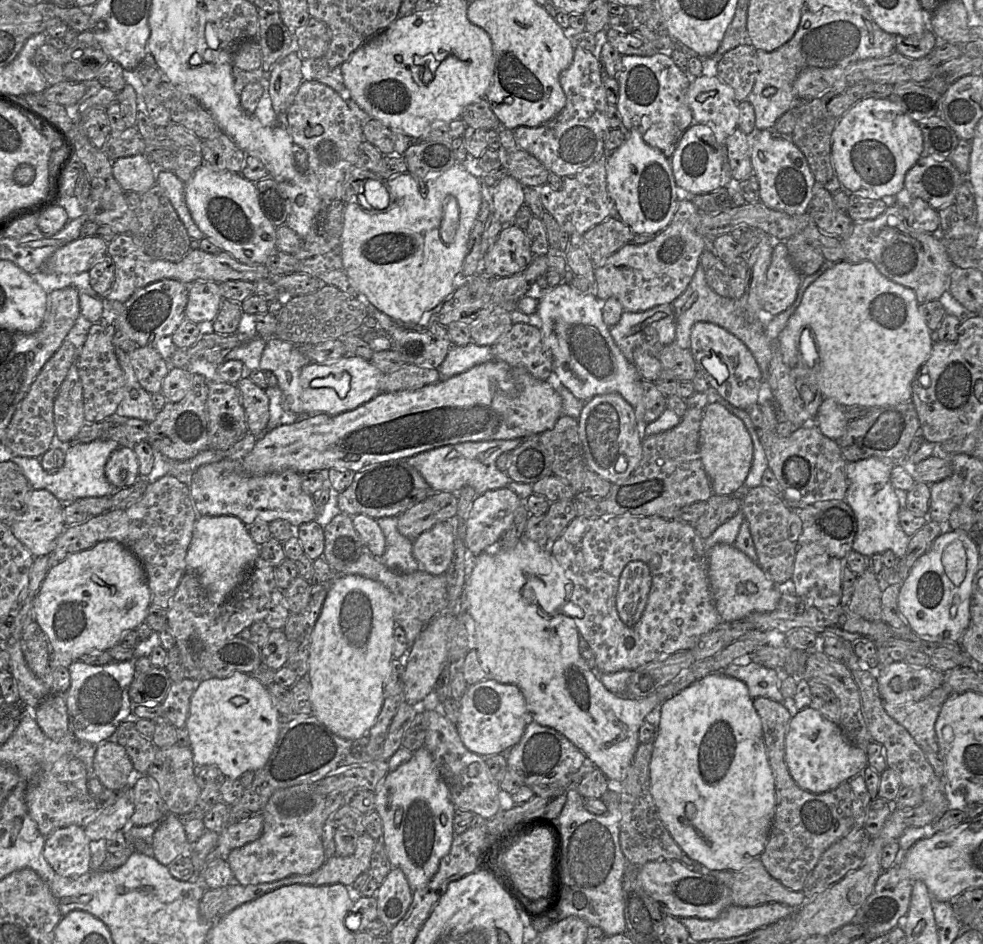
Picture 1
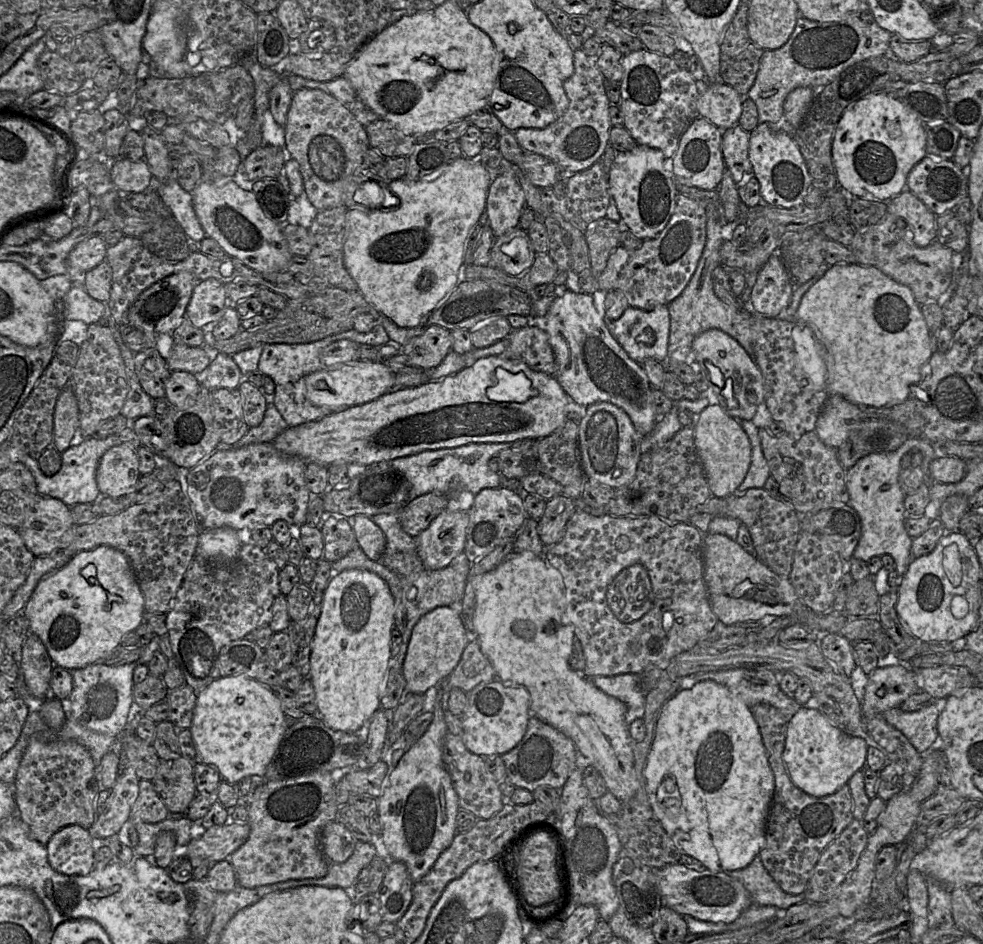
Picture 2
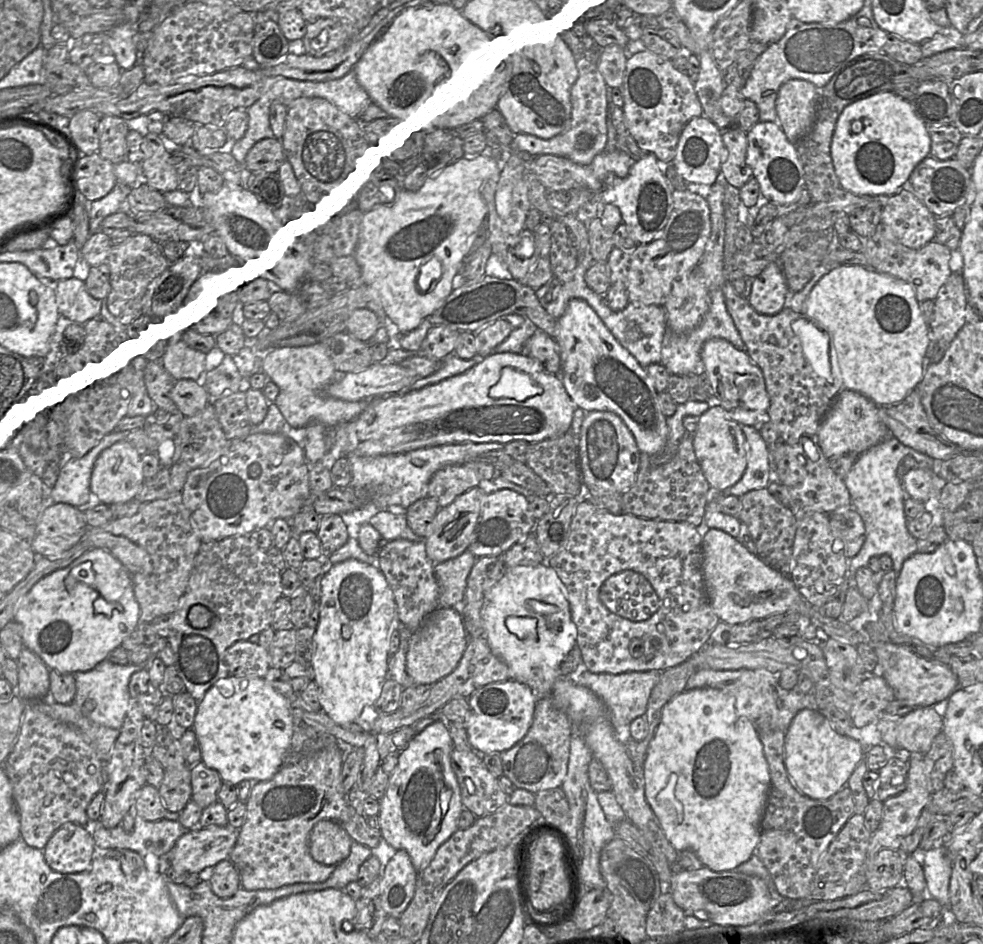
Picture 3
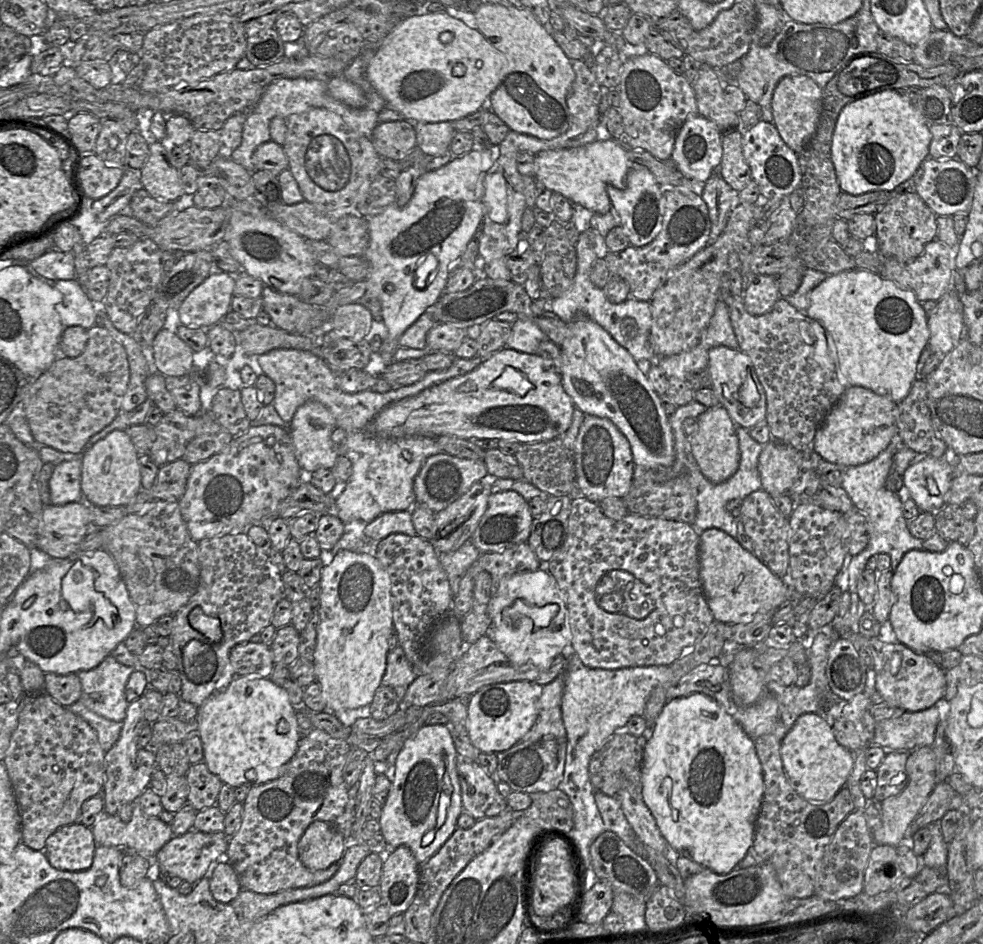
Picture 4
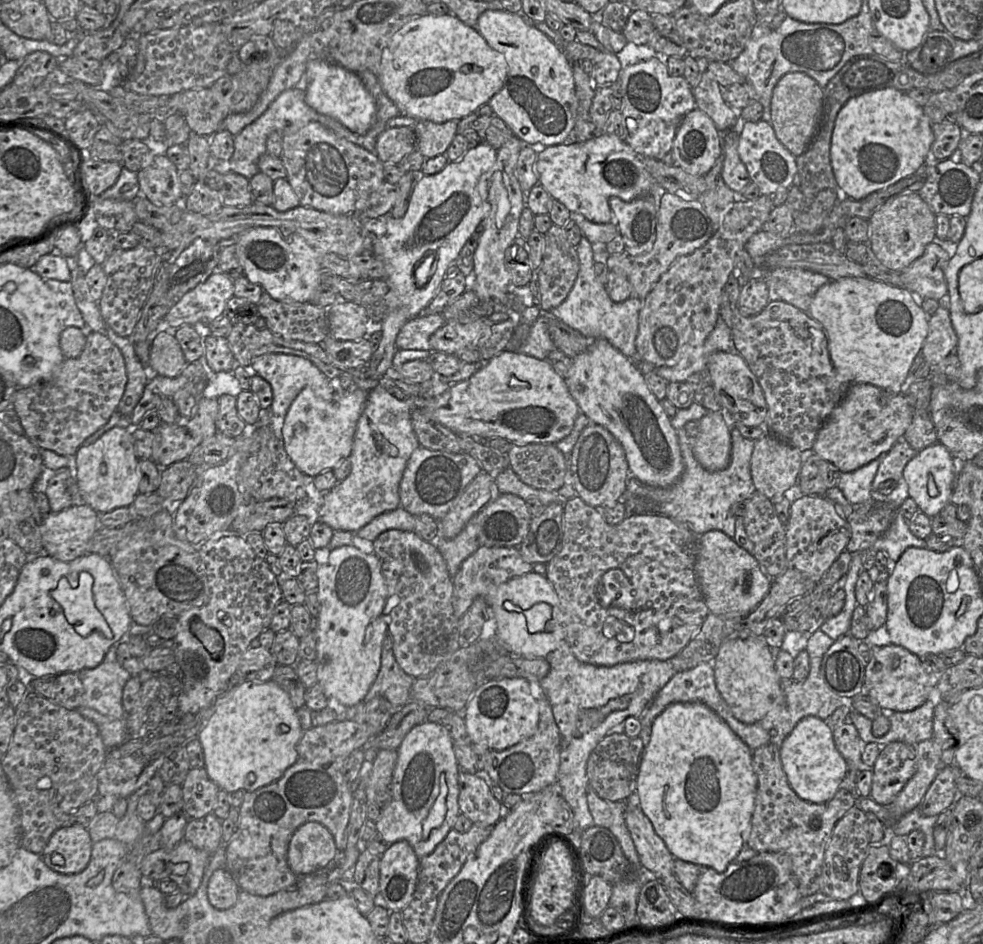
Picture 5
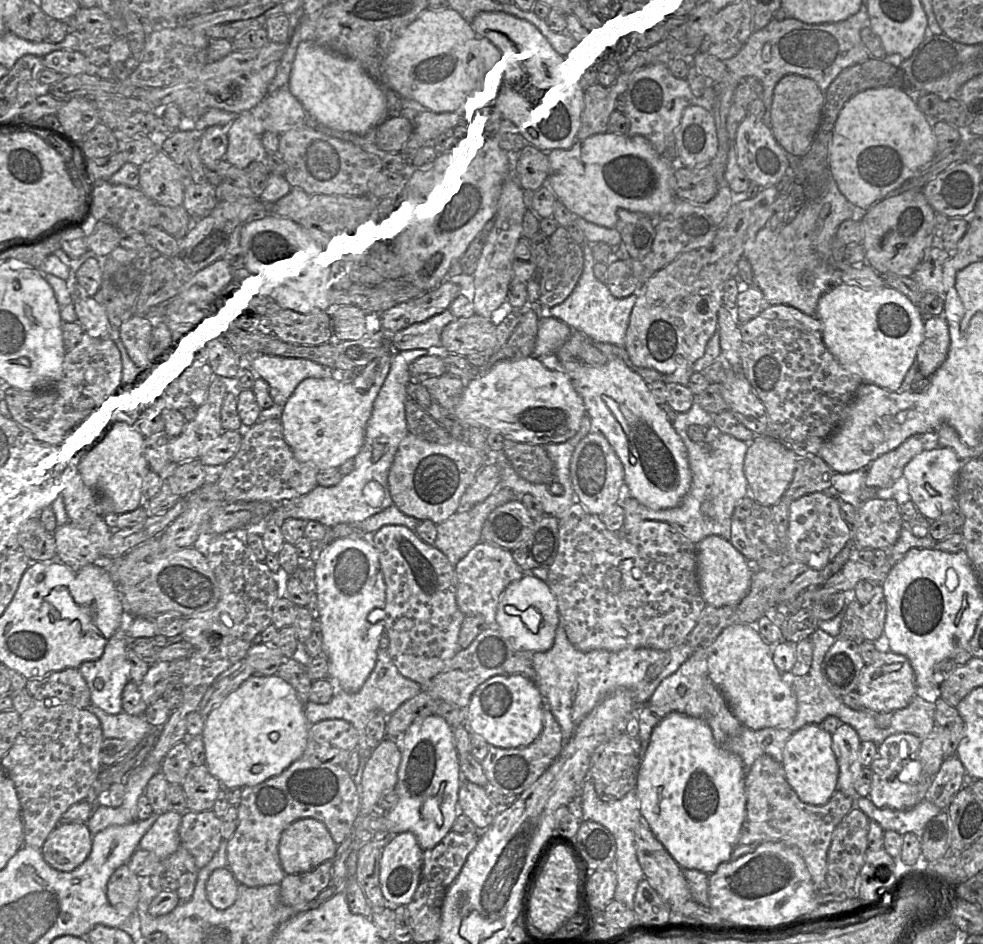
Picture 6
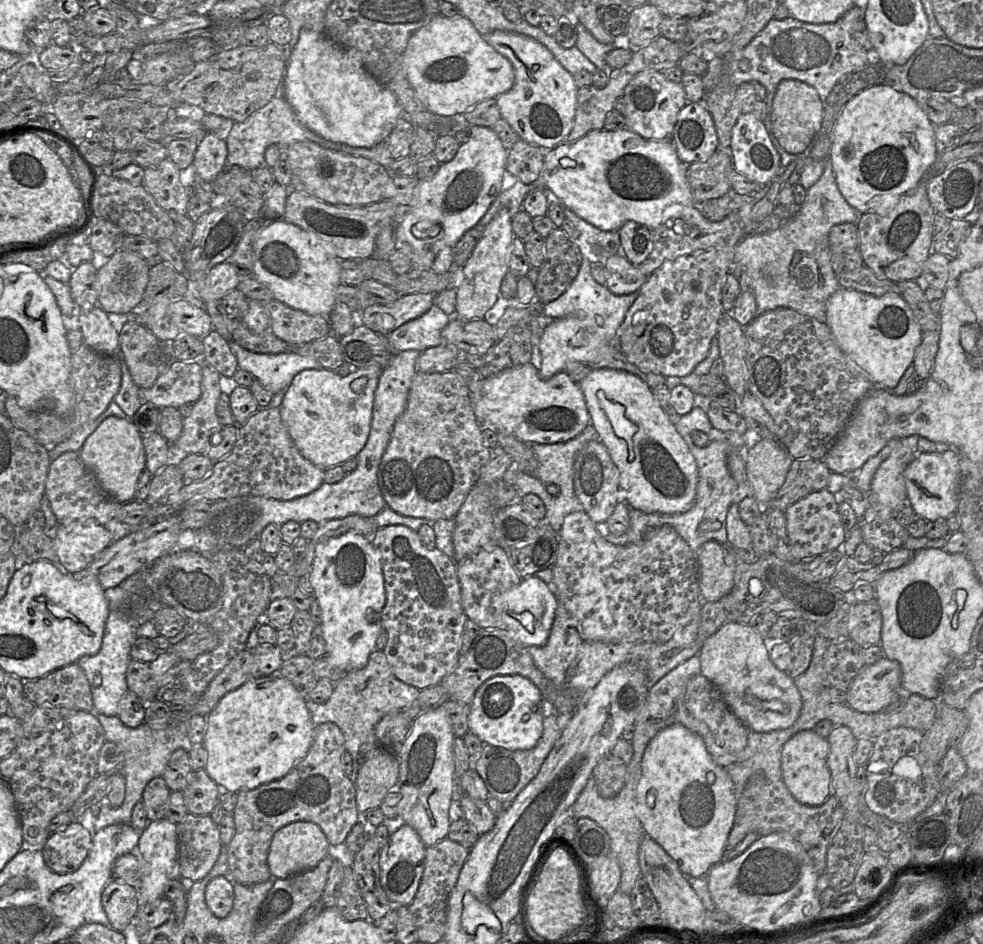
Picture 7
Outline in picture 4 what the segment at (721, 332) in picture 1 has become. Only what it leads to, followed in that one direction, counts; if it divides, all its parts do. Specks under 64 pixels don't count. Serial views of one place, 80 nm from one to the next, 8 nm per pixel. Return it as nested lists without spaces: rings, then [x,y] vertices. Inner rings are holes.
[[[716,346],[708,353],[707,370],[712,379],[712,390],[736,426],[753,428],[766,420],[766,394],[750,358],[740,349]]]

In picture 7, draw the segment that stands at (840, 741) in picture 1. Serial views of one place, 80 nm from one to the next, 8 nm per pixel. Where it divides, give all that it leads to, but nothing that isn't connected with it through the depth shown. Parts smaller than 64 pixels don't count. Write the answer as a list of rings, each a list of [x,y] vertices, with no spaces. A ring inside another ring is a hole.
[[[811,730],[792,736],[782,748],[782,780],[796,801],[807,806],[820,806],[831,795],[831,772],[828,766],[829,743],[827,738]]]

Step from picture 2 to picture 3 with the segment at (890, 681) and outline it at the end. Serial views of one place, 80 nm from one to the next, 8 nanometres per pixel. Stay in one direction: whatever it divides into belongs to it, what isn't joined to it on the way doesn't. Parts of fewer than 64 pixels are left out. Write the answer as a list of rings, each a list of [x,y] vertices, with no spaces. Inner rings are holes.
[[[868,673],[854,693],[854,701],[849,716],[856,727],[863,727],[885,712],[890,702],[895,700],[893,689],[883,676]]]

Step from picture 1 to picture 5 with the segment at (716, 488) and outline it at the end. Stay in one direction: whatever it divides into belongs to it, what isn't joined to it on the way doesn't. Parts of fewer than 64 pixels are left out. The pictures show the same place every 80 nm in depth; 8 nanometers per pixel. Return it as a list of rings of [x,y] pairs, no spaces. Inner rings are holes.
[[[709,412],[699,420],[699,433],[694,438],[693,454],[709,471],[726,469],[731,461],[731,432],[726,413]]]

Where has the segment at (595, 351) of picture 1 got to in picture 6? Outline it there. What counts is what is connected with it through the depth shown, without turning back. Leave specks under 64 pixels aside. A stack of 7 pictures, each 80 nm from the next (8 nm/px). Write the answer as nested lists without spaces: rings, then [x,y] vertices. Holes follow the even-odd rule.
[[[616,358],[603,366],[584,365],[580,377],[572,382],[583,399],[586,415],[590,418],[594,430],[607,438],[621,460],[629,494],[639,503],[654,510],[677,507],[689,491],[692,480],[687,449],[666,413],[657,404],[645,380],[623,360]]]

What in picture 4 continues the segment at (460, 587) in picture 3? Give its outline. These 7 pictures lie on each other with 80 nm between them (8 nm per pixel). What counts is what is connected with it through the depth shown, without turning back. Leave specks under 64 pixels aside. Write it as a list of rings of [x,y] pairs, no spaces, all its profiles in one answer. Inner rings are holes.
[[[470,540],[455,551],[439,553],[440,563],[447,574],[453,598],[458,593],[462,577],[480,554]]]

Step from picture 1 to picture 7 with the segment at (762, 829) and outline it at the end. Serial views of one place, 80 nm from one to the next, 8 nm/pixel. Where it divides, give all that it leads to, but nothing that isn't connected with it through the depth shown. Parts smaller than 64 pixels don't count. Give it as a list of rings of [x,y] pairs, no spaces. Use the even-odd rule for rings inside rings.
[[[674,724],[658,732],[650,741],[643,754],[641,777],[637,784],[636,815],[645,834],[677,862],[685,876],[706,877],[710,869],[723,860],[737,802],[730,775],[713,761],[699,735],[681,724]]]

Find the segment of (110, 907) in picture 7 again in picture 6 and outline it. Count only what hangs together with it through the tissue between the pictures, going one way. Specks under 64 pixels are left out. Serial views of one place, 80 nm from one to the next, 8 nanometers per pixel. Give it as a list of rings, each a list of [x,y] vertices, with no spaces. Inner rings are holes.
[[[127,864],[121,865],[111,875],[106,895],[120,915],[131,916],[135,912],[140,900],[140,882]]]

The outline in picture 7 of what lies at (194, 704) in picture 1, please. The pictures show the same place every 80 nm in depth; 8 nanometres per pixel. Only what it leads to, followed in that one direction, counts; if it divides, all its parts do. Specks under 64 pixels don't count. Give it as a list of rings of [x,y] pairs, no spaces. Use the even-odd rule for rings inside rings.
[[[272,674],[246,681],[225,694],[206,717],[203,740],[207,751],[205,771],[222,790],[236,793],[281,779],[307,755],[314,726],[305,699],[286,678]]]

